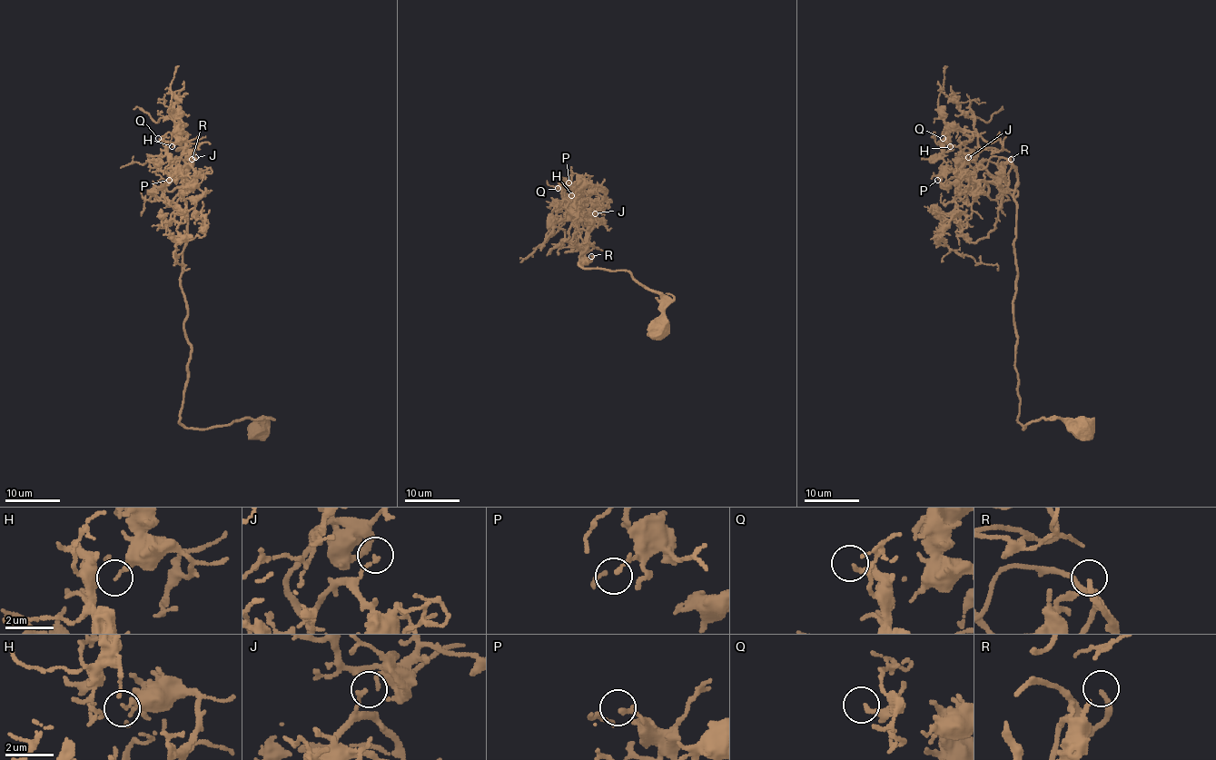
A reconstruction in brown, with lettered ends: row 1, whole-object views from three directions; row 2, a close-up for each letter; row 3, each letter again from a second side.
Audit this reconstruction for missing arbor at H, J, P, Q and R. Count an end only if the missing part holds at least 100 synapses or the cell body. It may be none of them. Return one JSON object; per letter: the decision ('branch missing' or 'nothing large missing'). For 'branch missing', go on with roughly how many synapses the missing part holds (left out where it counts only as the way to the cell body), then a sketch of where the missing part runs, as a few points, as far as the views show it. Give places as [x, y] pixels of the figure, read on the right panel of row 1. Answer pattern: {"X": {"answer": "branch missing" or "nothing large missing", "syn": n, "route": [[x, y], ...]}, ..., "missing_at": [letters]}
{"H": {"answer": "nothing large missing"}, "J": {"answer": "nothing large missing"}, "P": {"answer": "nothing large missing"}, "Q": {"answer": "nothing large missing"}, "R": {"answer": "branch missing", "syn": 120, "route": [[1011, 159], [1013, 127], [1002, 105], [1003, 87], [993, 83], [954, 90], [951, 81]]}, "missing_at": ["R"]}

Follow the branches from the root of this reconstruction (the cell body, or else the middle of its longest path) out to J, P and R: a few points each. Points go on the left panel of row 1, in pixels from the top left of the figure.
J: (259, 426), (261, 417), (205, 429), (179, 422), (192, 349), (182, 170), (195, 157)
P: (259, 426), (261, 417), (205, 429), (179, 422), (192, 349), (181, 194), (190, 182), (181, 170), (169, 180)
R: (259, 426), (261, 417), (205, 429), (179, 422), (192, 349), (181, 284), (187, 240), (184, 172), (192, 159)

